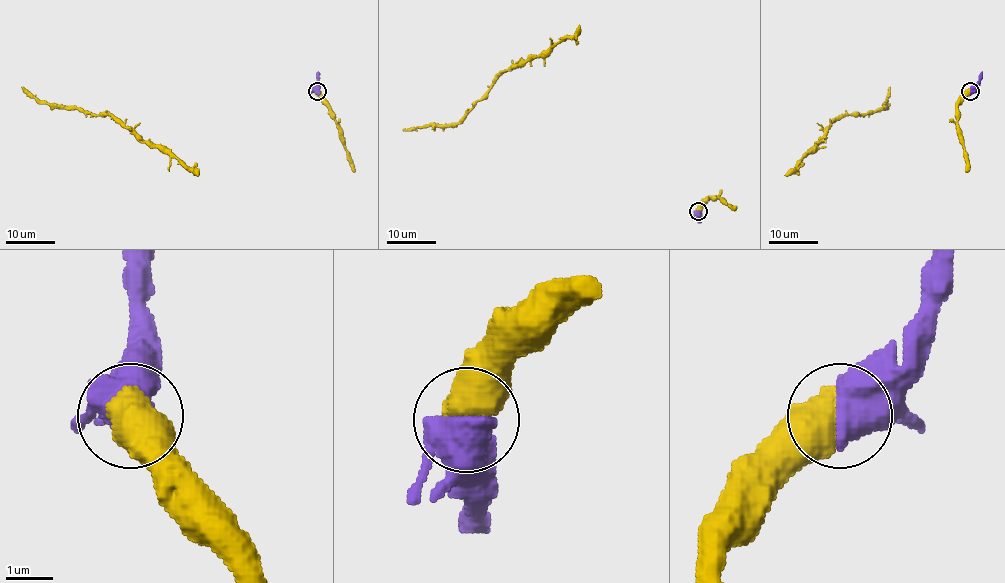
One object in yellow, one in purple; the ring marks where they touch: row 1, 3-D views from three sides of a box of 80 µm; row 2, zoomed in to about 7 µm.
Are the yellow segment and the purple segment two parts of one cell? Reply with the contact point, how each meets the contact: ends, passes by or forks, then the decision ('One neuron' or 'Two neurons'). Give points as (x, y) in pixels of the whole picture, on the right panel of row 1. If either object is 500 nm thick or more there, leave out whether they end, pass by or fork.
Place: (970, 91). One neuron

